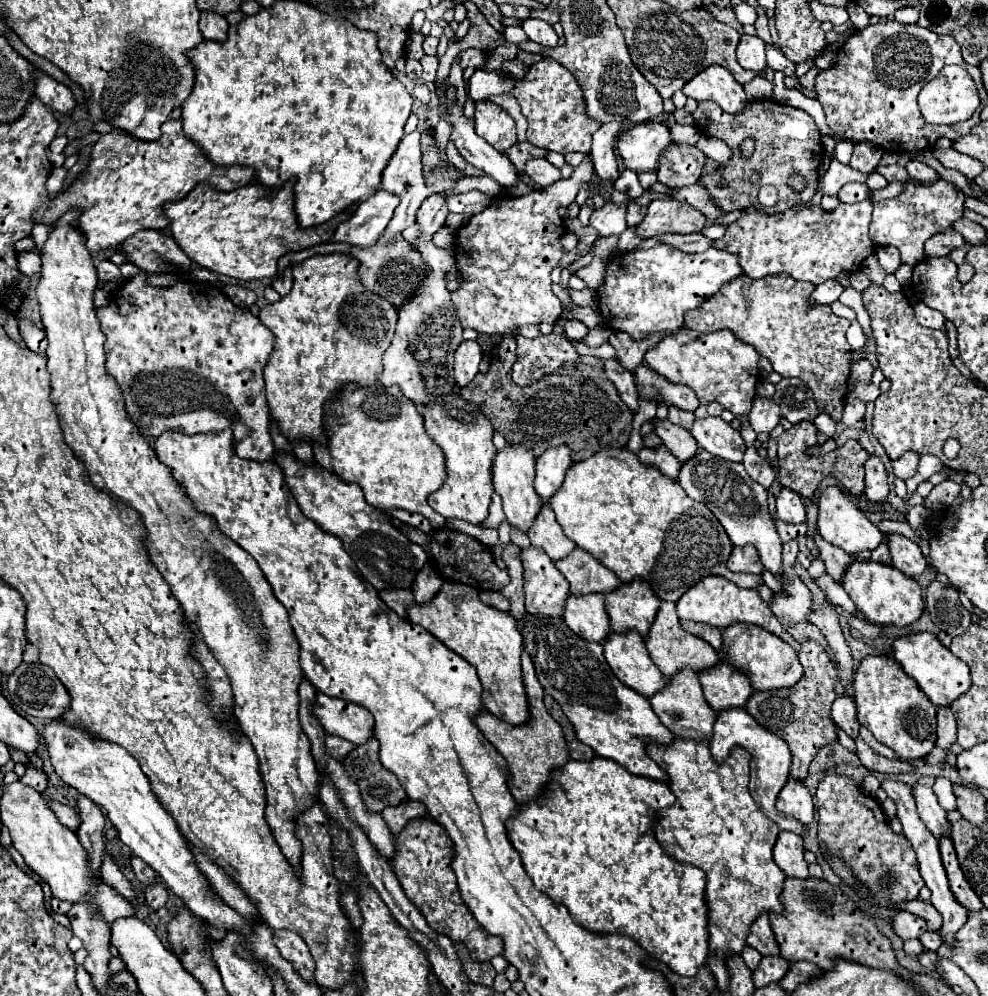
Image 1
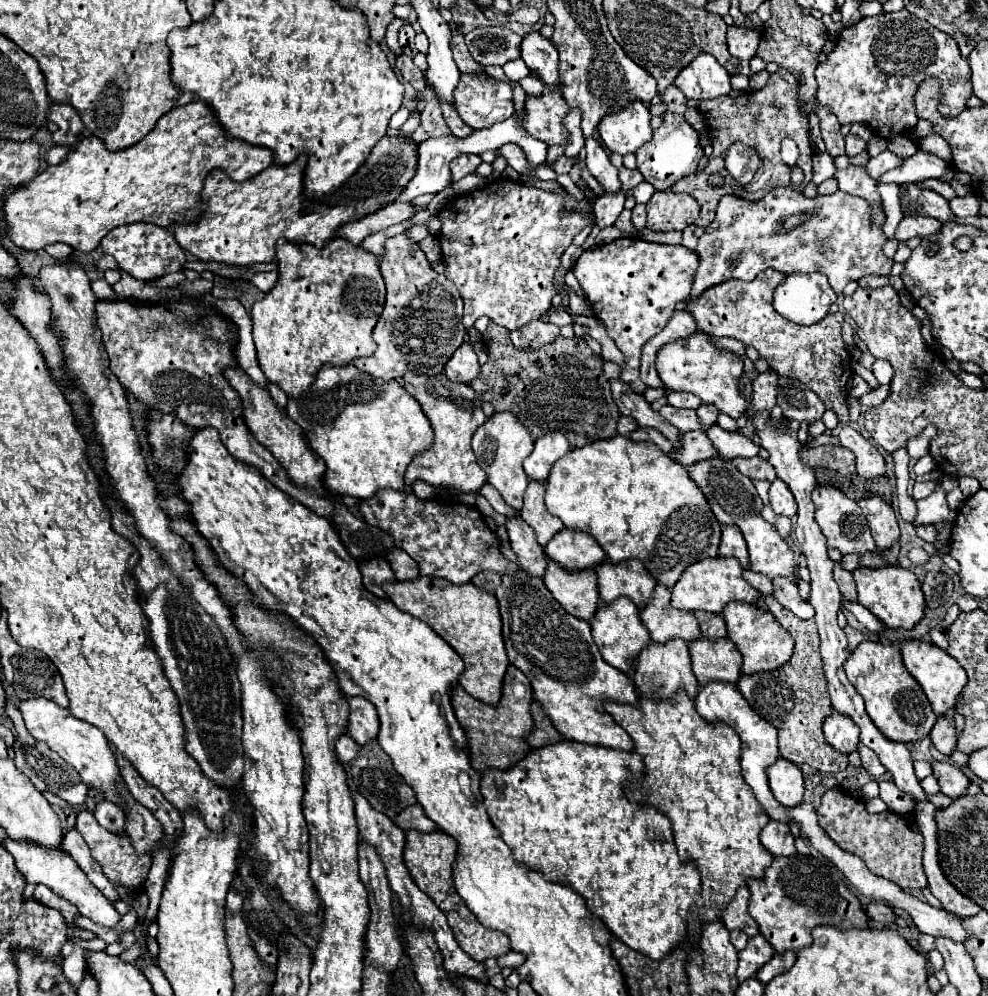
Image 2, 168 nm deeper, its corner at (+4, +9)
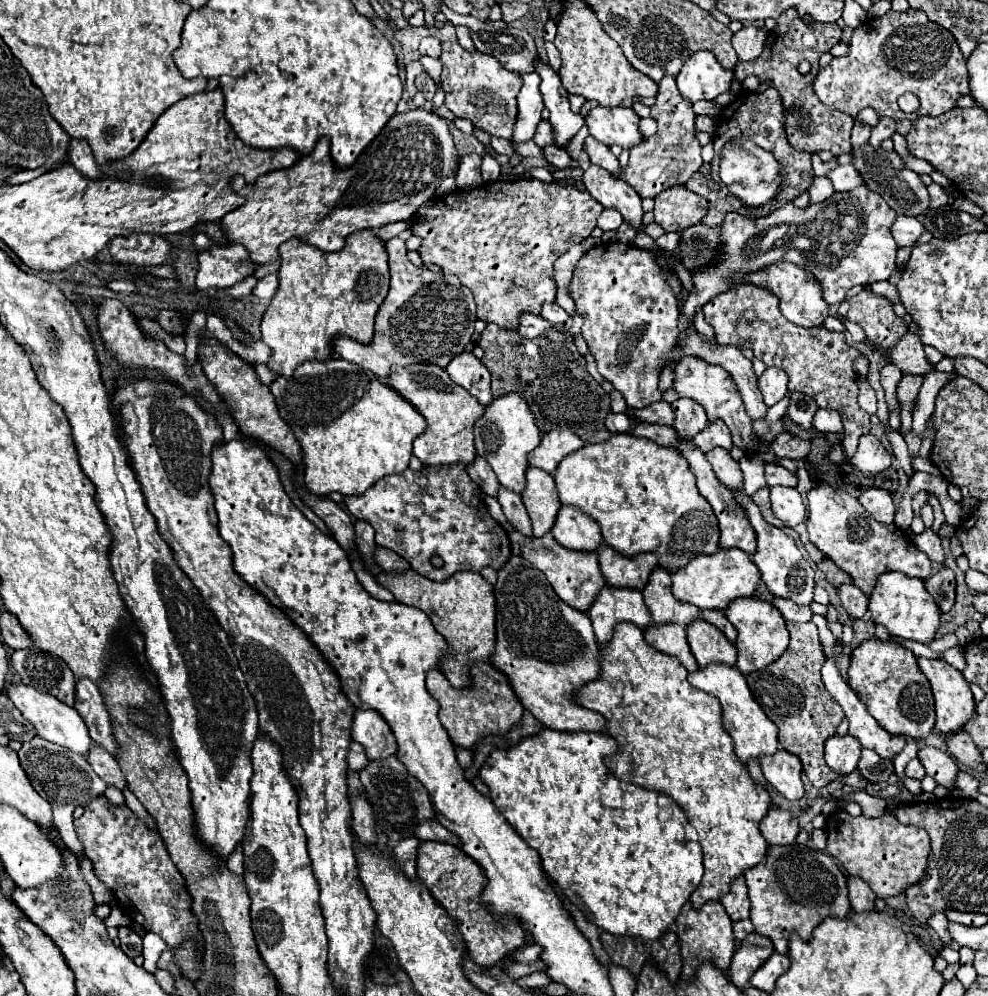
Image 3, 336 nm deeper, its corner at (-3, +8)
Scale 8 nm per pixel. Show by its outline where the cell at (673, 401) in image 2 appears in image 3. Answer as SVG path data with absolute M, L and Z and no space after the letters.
M677 399L671 403L671 407L675 409L675 429L679 435L685 435L685 437L691 437L695 433L699 433L699 429L705 429L707 425L707 415L703 411L703 407L693 401L693 399Z

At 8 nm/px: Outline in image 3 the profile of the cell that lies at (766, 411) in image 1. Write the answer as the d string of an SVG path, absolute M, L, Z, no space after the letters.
M767 367L765 373L759 377L759 389L763 393L763 401L769 407L775 405L777 401L781 401L789 393L787 383L789 383L789 377L787 377L787 373L783 369Z

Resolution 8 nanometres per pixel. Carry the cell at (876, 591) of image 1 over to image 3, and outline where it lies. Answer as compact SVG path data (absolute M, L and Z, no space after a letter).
M883 573L877 577L869 597L869 611L871 611L871 621L887 627L887 631L893 637L913 639L919 643L929 643L935 637L941 617L941 611L935 605L933 597L927 593L923 581L911 579L903 573Z

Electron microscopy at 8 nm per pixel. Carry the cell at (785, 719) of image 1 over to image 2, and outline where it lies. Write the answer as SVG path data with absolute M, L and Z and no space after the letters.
M766 596L766 606L776 616L780 626L788 630L790 636L794 638L794 654L788 660L788 664L776 670L762 672L762 674L758 672L750 676L742 674L738 680L738 690L762 718L766 718L772 726L776 726L778 750L782 758L798 766L810 764L812 768L822 772L844 772L848 768L848 754L836 752L830 744L826 744L822 734L822 724L832 714L832 706L828 700L822 660L818 652L820 638L816 632L816 622L794 616L790 610L780 606L780 602L772 596Z

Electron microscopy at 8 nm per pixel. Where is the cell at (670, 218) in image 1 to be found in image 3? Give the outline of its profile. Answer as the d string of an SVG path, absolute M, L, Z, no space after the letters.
M671 187L655 197L655 223L665 231L685 231L701 223L707 213L707 199L685 187Z

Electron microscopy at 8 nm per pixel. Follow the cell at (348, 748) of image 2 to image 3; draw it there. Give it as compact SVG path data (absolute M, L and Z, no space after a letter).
M351 743L351 749L349 749L349 755L347 755L347 763L349 763L349 769L353 769L353 771L357 771L357 769L363 769L367 763L369 763L369 759L367 759L367 755L363 753L363 747L359 745L359 743Z

